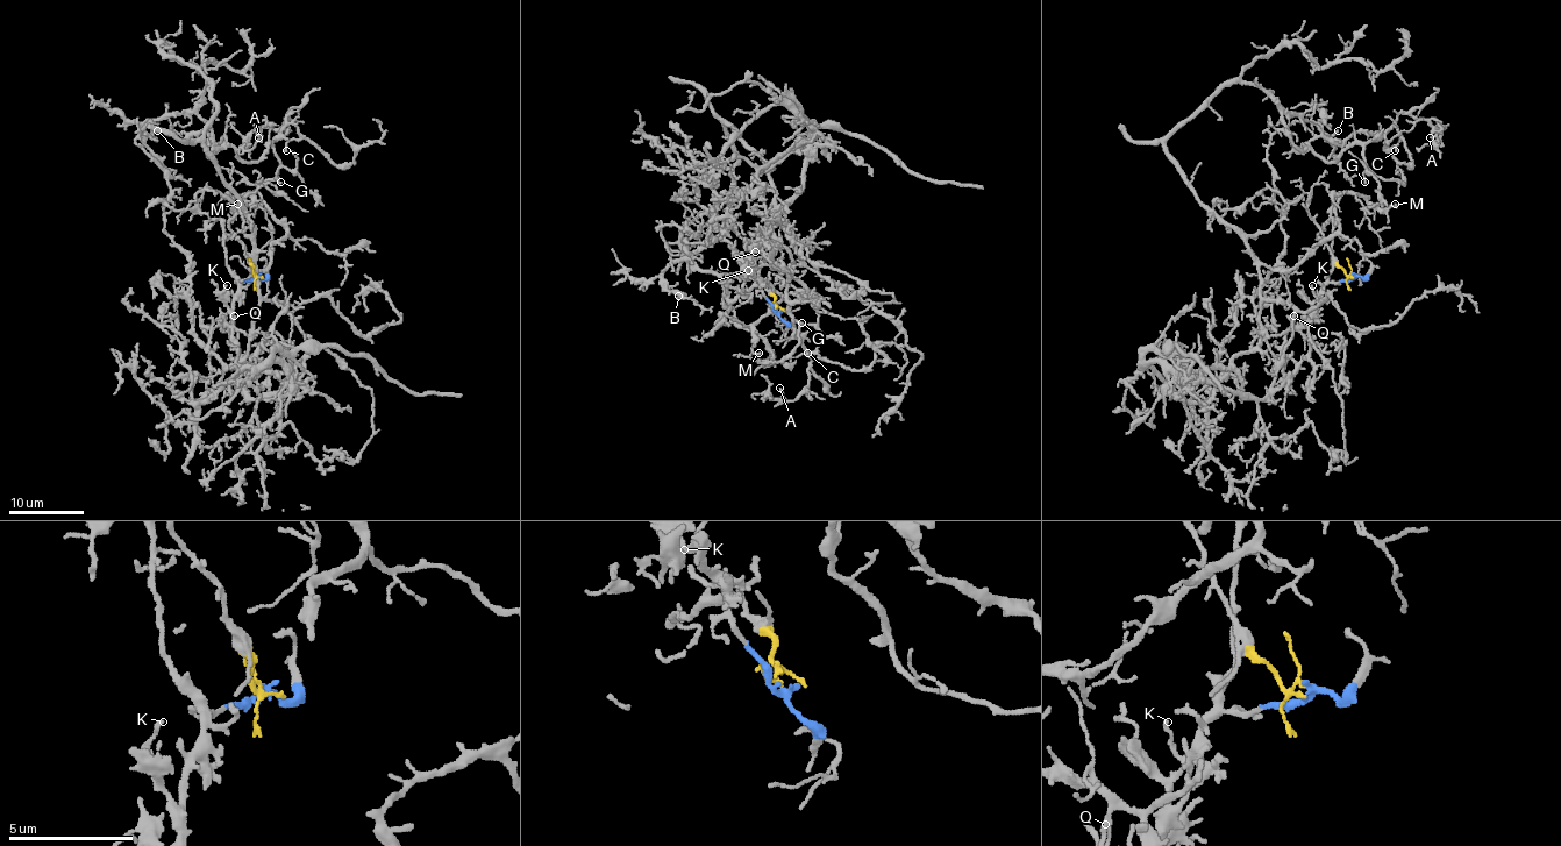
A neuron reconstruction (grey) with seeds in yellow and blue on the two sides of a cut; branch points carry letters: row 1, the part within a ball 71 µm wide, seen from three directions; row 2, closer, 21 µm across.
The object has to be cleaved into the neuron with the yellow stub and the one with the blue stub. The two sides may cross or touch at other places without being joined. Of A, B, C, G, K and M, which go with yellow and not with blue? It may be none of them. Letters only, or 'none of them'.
A, B, C, G, M

